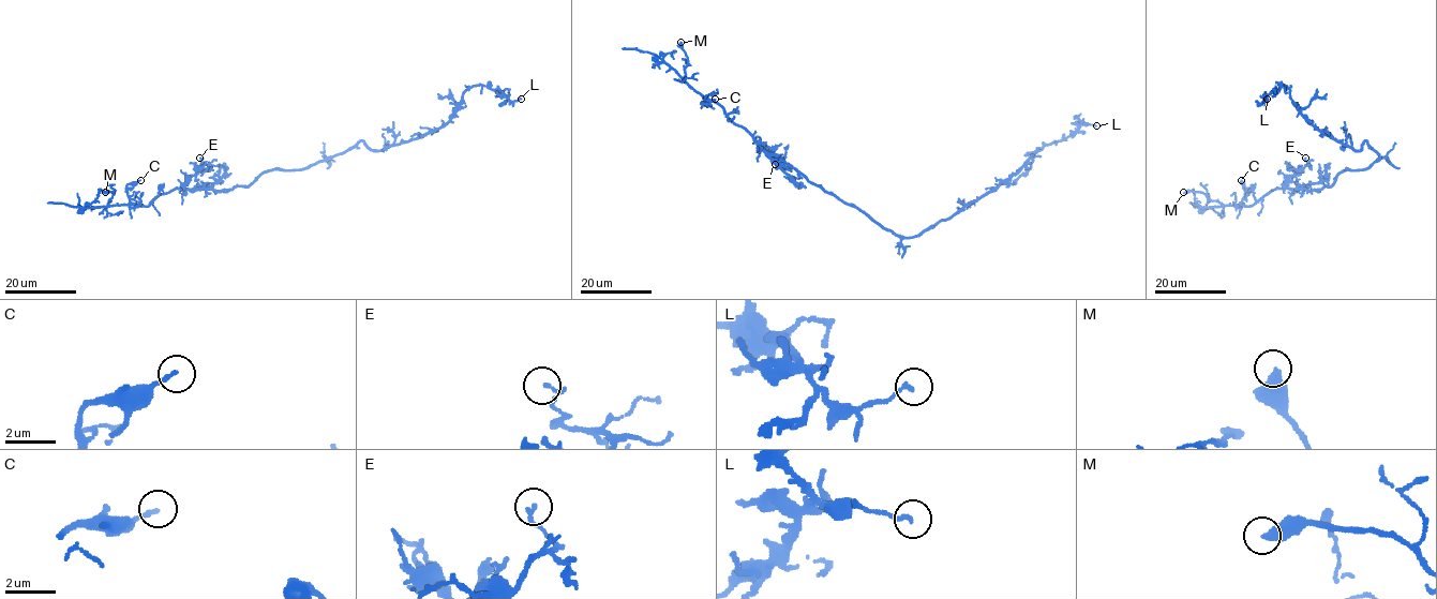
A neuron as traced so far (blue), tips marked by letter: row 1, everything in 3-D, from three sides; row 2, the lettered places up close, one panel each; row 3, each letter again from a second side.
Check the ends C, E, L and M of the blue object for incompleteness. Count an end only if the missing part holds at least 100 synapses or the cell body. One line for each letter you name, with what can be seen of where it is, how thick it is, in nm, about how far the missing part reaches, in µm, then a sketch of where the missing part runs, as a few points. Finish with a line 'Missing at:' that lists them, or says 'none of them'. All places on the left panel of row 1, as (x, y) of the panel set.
Missing at: none of them

